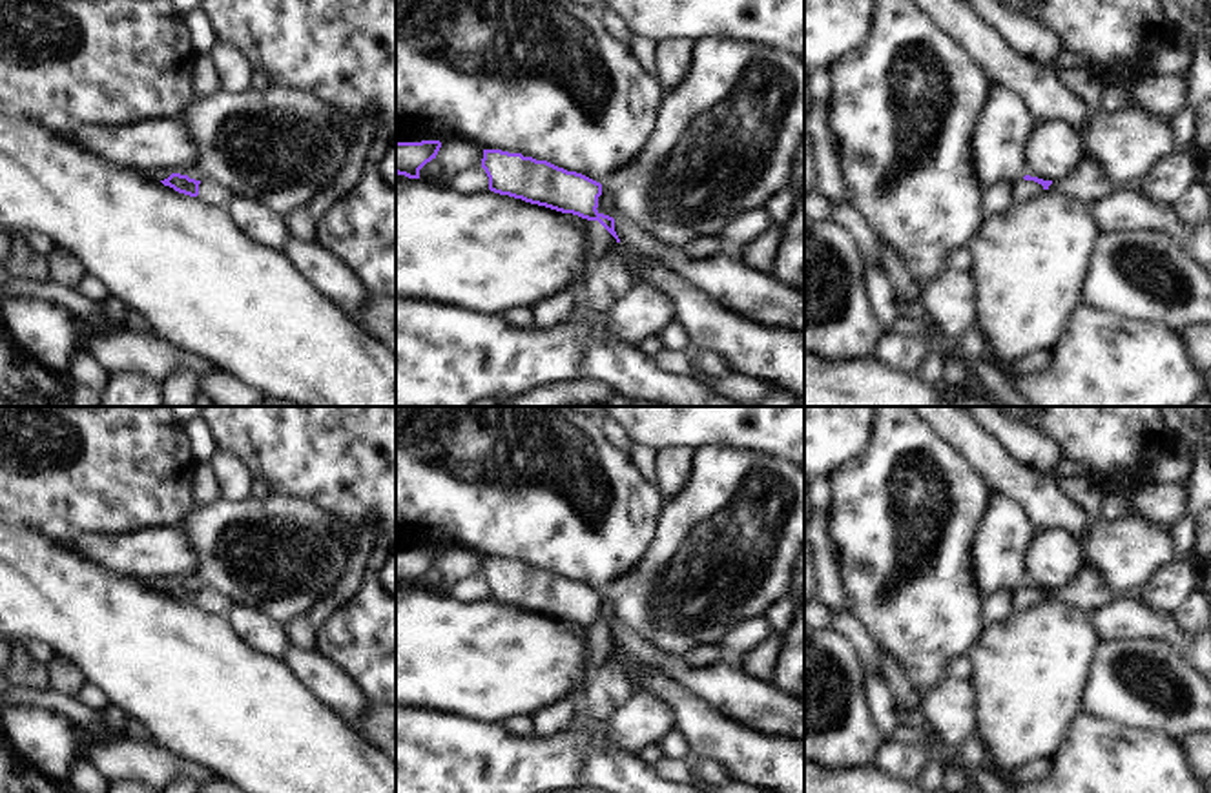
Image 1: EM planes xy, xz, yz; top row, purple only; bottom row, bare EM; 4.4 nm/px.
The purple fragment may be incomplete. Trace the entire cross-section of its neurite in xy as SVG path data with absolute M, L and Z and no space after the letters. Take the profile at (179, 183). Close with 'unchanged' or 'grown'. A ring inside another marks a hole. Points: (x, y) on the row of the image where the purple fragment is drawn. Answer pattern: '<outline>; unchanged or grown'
M171 173L168 179L160 182L164 186L173 188L179 193L184 193L190 197L201 197L202 201L213 206L232 204L235 199L230 188L212 179L195 180L195 179L190 179L188 175Z; grown

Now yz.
M1083 142L1083 153L1074 170L1060 180L1043 180L1025 175L1014 182L1014 202L1032 197L1040 190L1056 190L1069 193L1091 206L1109 197L1116 186L1113 175L1096 155L1096 151Z; grown

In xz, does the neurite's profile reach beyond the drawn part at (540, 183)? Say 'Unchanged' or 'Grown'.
Grown.

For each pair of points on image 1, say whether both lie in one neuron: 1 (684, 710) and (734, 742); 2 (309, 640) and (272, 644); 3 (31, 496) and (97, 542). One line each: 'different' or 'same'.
1: same
2: different
3: different

